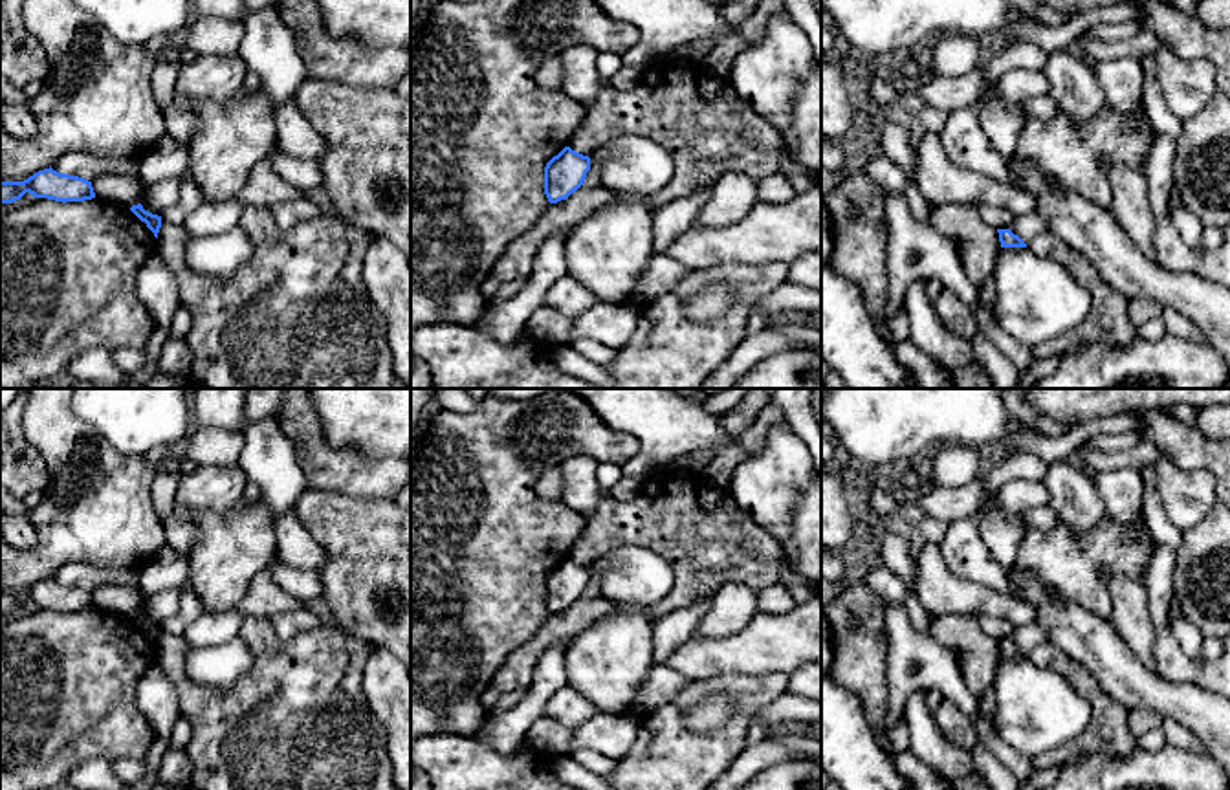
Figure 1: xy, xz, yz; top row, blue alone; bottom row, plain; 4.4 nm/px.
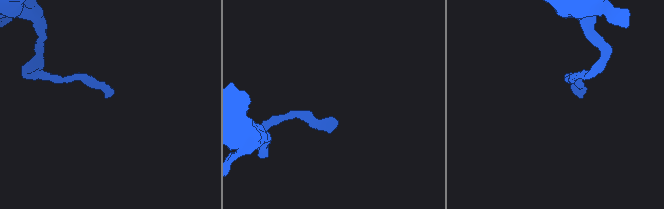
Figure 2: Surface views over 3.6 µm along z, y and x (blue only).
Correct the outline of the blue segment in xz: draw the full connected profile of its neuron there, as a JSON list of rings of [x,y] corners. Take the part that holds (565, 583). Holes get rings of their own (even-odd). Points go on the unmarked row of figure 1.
[[[565,557],[544,577],[544,605],[550,614],[566,610],[576,603],[590,581],[590,568]]]

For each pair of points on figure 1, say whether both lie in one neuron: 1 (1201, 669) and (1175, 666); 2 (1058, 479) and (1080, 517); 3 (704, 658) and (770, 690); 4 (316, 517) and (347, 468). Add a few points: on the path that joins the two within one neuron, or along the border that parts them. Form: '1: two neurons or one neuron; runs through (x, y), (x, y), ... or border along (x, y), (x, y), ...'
1: one neuron; runs through (1196, 669), (1181, 669)
2: one neuron; runs through (1067, 488), (1080, 508)
3: two neurons; border along (778, 673), (717, 673), (693, 679)
4: two neurons; border along (308, 488), (374, 499)

